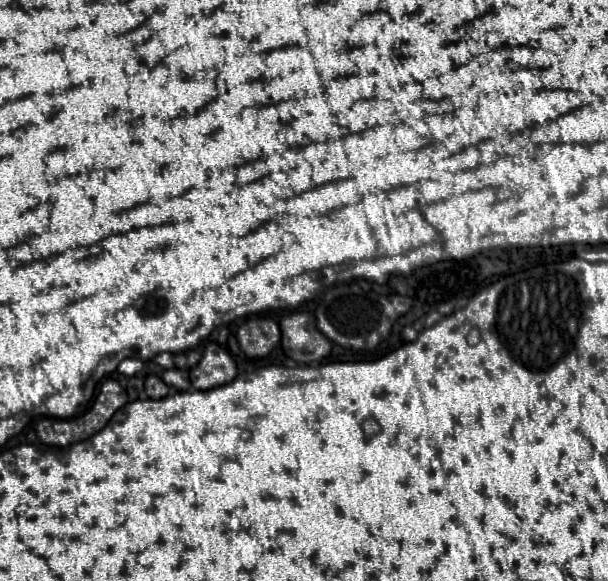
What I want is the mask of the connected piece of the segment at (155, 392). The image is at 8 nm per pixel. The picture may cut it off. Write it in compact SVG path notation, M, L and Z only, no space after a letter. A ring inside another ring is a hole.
M148 376L146 384L144 384L144 390L146 390L148 398L152 398L152 400L160 400L160 398L168 396L168 392L170 392L170 388L158 376Z

